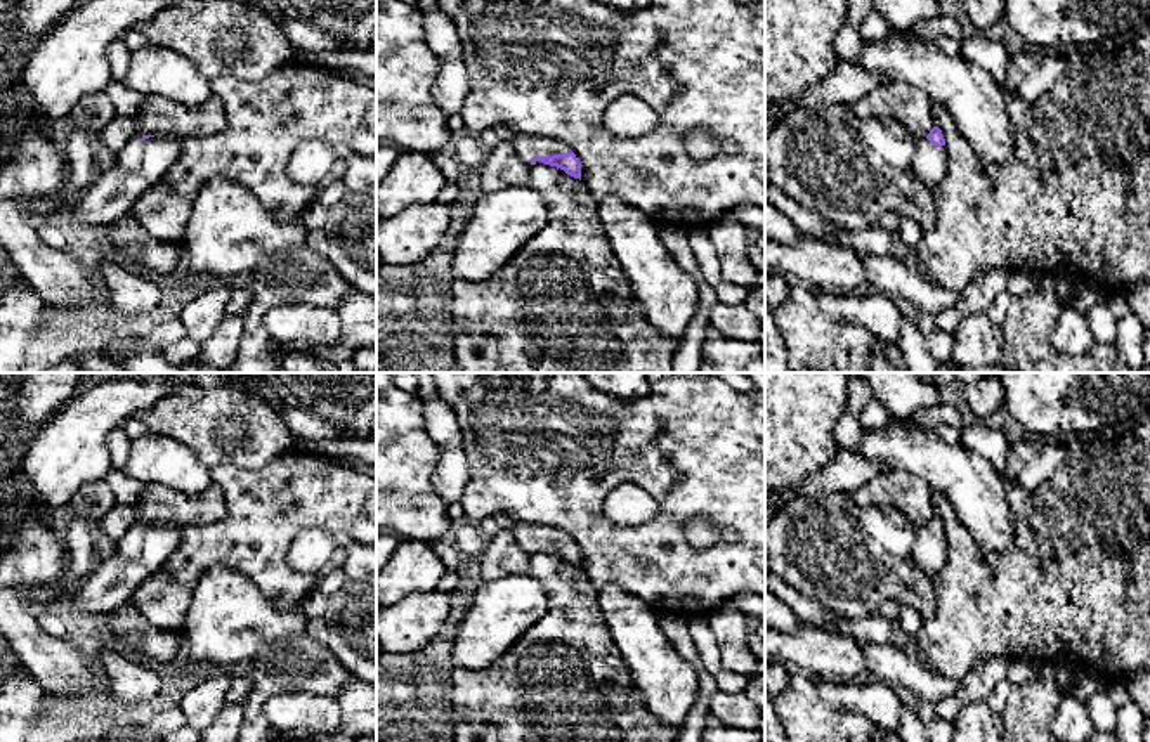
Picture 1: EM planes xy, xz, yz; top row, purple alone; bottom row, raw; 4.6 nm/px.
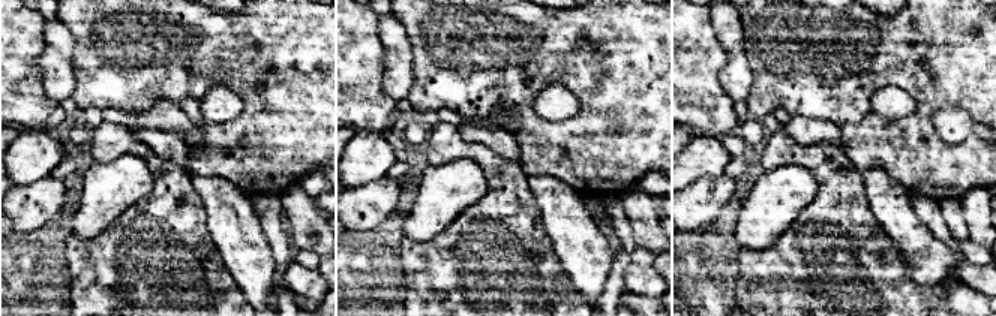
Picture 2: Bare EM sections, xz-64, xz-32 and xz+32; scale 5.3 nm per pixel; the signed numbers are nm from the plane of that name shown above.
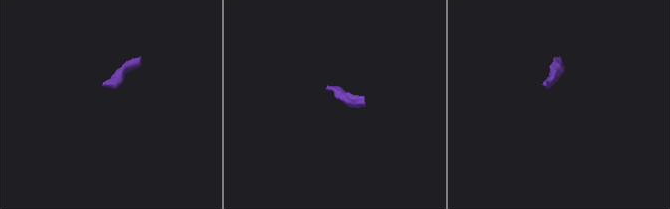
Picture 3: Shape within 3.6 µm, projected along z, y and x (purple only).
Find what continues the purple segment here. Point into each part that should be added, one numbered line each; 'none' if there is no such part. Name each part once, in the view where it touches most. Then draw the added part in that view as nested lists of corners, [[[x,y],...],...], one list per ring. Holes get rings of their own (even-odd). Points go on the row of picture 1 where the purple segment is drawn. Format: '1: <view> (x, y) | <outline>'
1: xz (526, 146) | [[[517,135],[512,142],[515,154],[519,159],[526,165],[531,165],[533,156],[553,156],[553,154],[567,154],[571,153],[571,147],[562,144],[557,139],[543,139],[538,135]]]

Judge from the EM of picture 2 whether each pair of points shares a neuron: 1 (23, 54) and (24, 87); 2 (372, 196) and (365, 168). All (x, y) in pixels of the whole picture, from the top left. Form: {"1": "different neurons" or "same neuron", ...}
{"1": "same neuron", "2": "different neurons"}

